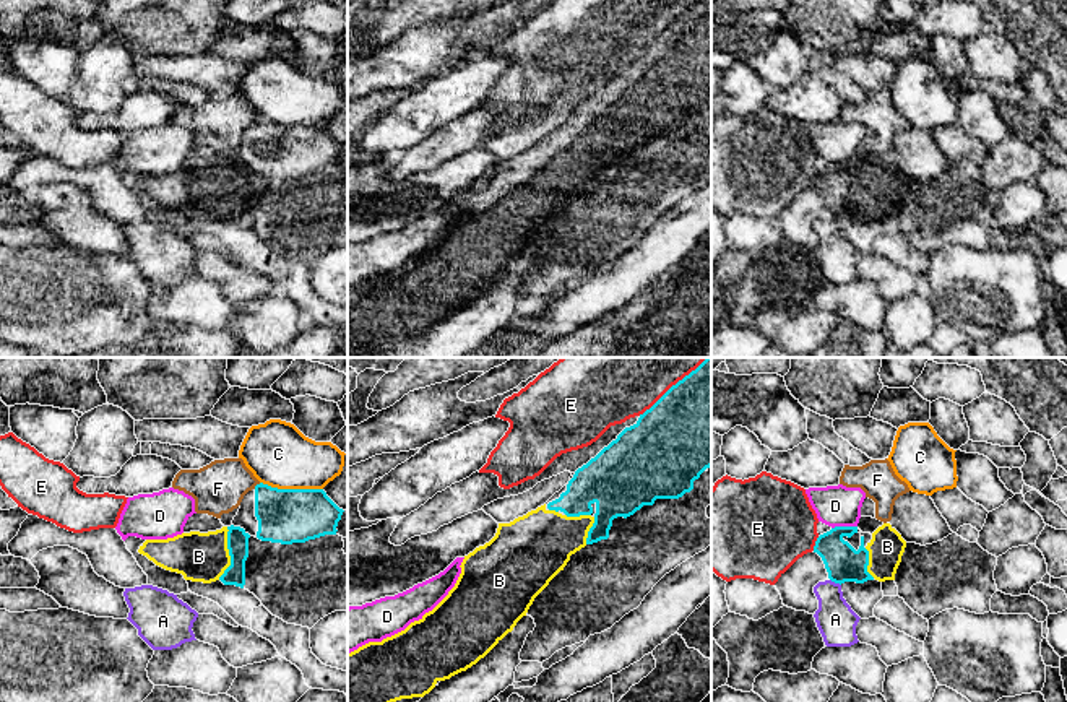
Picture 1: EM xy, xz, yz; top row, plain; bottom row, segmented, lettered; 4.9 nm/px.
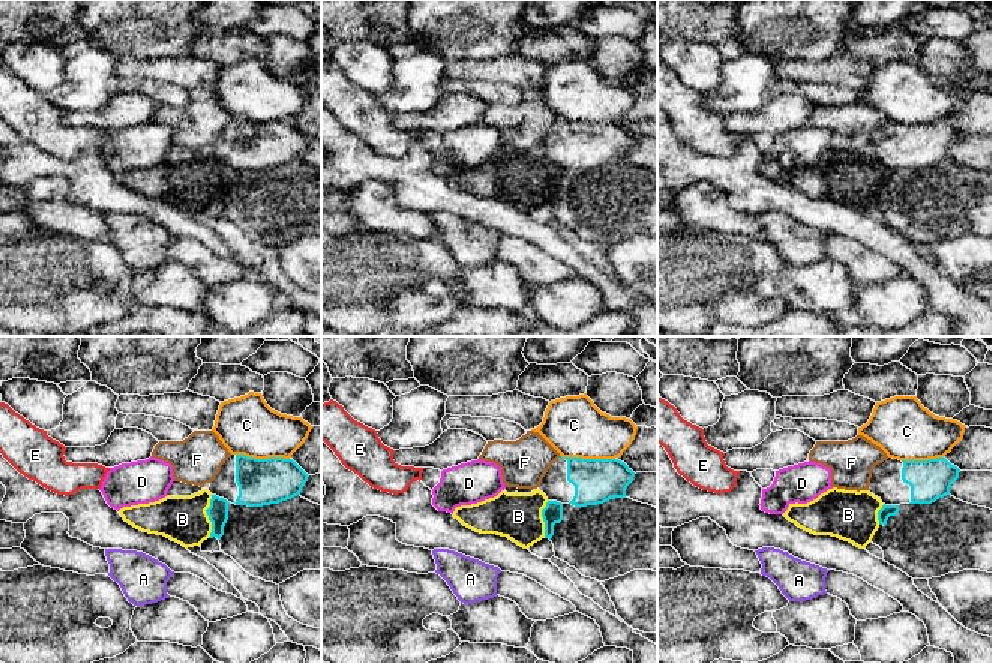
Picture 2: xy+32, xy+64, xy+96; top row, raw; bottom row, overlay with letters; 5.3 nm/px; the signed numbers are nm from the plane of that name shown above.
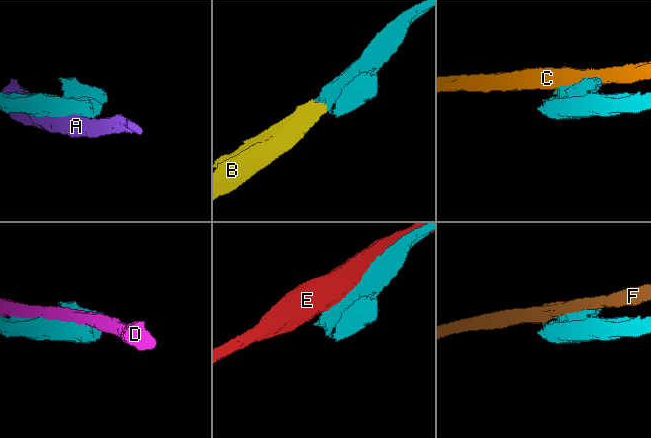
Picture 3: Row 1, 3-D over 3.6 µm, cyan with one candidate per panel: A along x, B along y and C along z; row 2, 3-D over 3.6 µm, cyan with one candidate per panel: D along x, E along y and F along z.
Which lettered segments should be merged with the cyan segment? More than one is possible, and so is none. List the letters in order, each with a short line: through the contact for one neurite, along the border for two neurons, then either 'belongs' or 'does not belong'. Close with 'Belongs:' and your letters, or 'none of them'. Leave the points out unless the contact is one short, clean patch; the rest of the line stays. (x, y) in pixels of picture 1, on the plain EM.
A: does not belong
B: xy (237, 176), (229, 189), (198, 192) | belongs
C: does not belong
D: does not belong
E: does not belong
F: does not belong
Belongs: B

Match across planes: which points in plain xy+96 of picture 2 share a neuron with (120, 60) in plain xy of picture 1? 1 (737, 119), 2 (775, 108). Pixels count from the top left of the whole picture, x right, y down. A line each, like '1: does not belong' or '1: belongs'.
1: does not belong
2: does not belong

